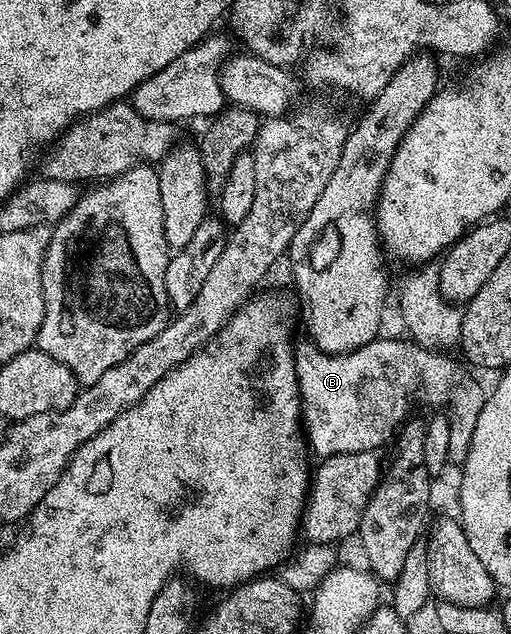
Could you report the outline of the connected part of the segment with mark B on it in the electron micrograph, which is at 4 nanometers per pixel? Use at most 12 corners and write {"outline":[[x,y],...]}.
{"outline":[[419,342],[294,352],[309,449],[379,451],[414,397],[463,464],[486,388]]}

